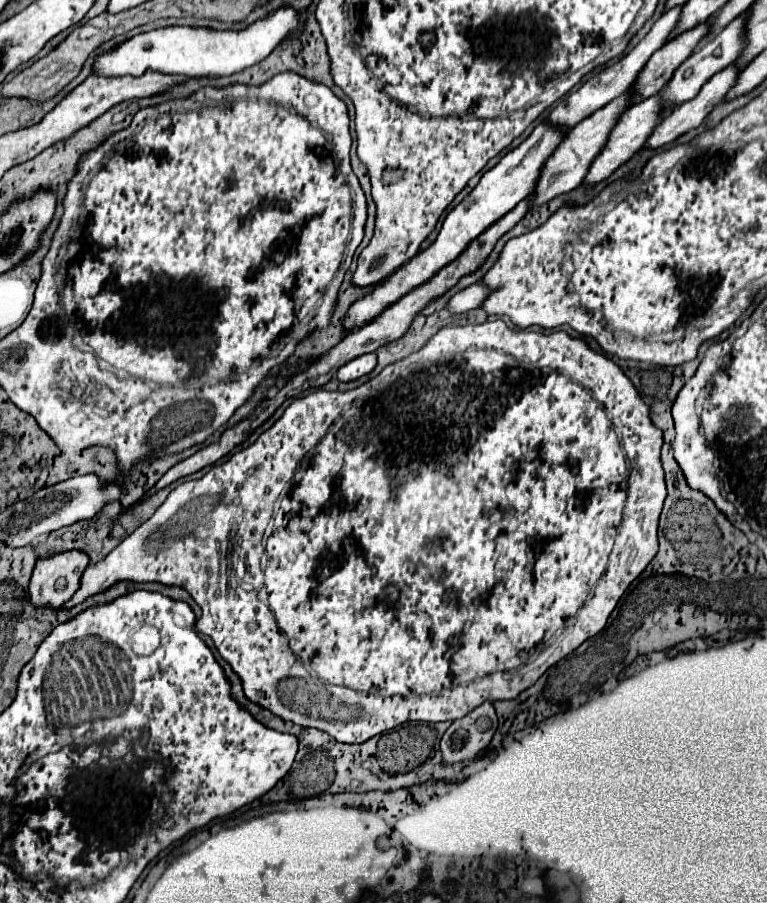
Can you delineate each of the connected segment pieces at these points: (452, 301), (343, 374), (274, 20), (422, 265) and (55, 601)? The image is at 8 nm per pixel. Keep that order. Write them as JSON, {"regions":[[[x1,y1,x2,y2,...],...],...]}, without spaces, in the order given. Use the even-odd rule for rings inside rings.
{"regions":[[[471,284,467,288,463,288,461,292,453,294,445,306,447,312,451,314,461,314,461,312,467,312,471,308,479,308,481,302,485,300,487,296,487,288,485,286,479,286,479,284]],[[365,354,365,356,359,356,357,360,351,360,349,364,341,366,339,372,337,372,337,378,341,382,349,382,349,380,355,380,355,378,361,378,365,374,369,374,377,364,377,356,375,354]],[[279,6,241,30,215,30,207,26,165,26,141,32,121,42,113,50,101,52,93,64,93,74,117,78,117,76,143,76,143,72,153,70,161,74,181,74,181,76,229,76,267,58,271,50,297,24,299,10,295,10,293,6],[131,42,139,42,139,50,131,50]],[[545,120,541,124,537,124,535,130,531,132,531,136,527,140,523,140,517,148,507,152,499,160,497,166,493,166,489,172,485,172,481,182,477,184,477,188,447,214,437,240,427,250,419,252,411,262,407,262,403,268,399,268,395,274,391,274,385,284,375,288,375,292,357,300,351,306,351,310,345,318,345,328,357,330,357,328,365,326,367,322,371,322,373,318,377,318,389,304,397,302,411,288,427,282,439,268,443,268,445,264,455,260,473,238,477,238,485,228,489,228,495,220,499,220,505,212,509,212,517,202,521,202,525,196,529,196,533,192,533,184,537,184,537,176,541,172,541,160,545,160,545,156,549,156,549,152,553,152,553,148,557,148,557,144,561,144,561,140,565,140,565,132,557,132,557,128,545,128]],[[63,550,39,558,29,584,31,602,35,606,59,608,73,598,87,566,89,556,81,550]]]}

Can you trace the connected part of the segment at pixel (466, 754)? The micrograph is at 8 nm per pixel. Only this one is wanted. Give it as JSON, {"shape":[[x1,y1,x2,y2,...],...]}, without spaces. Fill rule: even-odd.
{"shape":[[483,702,465,718,455,720,441,738,441,754,445,766,473,760,485,750,497,730,497,714,491,702]]}

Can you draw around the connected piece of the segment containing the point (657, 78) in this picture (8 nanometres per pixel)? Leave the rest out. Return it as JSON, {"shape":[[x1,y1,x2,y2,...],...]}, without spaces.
{"shape":[[707,20,707,24,697,24,697,28,689,32,681,32,677,40,669,40,661,50,651,56,635,82,635,86,639,86,637,92,641,92,637,94,639,98,635,102,641,102,653,96,653,92,657,94,661,88,665,88,669,76,683,64,683,60,699,46,699,42,709,32,709,22,711,20]]}

